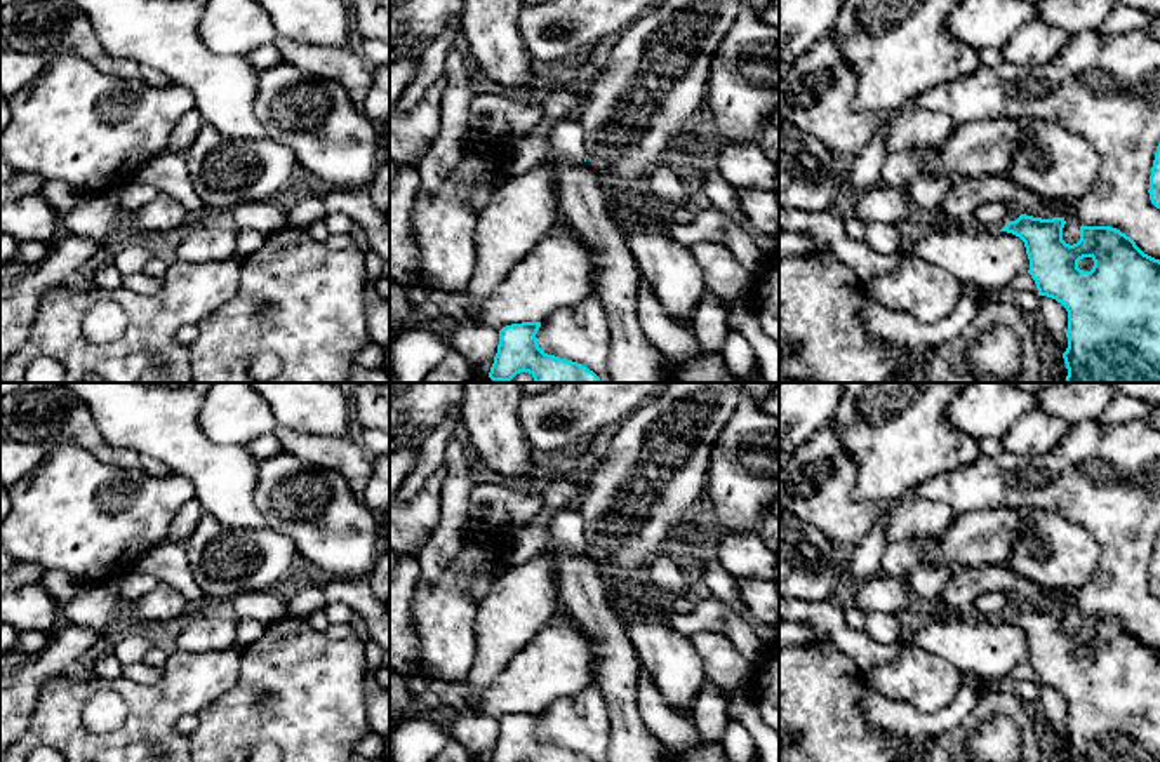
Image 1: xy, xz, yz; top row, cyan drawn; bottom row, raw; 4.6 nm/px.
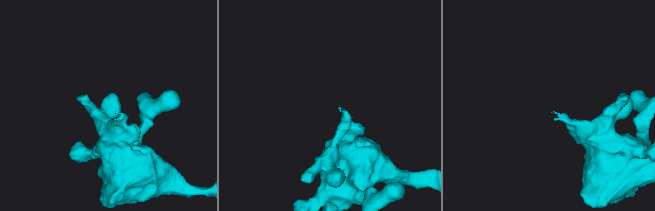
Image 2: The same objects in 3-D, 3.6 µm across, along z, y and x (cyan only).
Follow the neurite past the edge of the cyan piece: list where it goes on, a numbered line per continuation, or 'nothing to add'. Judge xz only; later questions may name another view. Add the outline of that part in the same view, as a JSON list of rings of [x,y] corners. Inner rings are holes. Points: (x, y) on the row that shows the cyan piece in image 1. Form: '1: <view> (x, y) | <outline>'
1: xz (566, 138) | [[[560,118],[544,136],[546,157],[584,164],[584,130],[576,118]]]

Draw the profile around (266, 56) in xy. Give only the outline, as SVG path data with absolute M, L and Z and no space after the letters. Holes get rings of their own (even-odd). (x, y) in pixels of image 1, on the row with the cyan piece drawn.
M275 43L256 47L245 56L245 59L259 71L270 70L283 61Z

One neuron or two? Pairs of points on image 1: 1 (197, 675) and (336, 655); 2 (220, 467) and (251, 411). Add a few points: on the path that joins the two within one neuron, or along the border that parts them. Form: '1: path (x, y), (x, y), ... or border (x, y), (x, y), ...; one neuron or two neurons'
1: border (242, 649), (237, 682), (214, 700); two neurons
2: border (199, 421), (199, 427), (214, 442), (244, 447); two neurons

